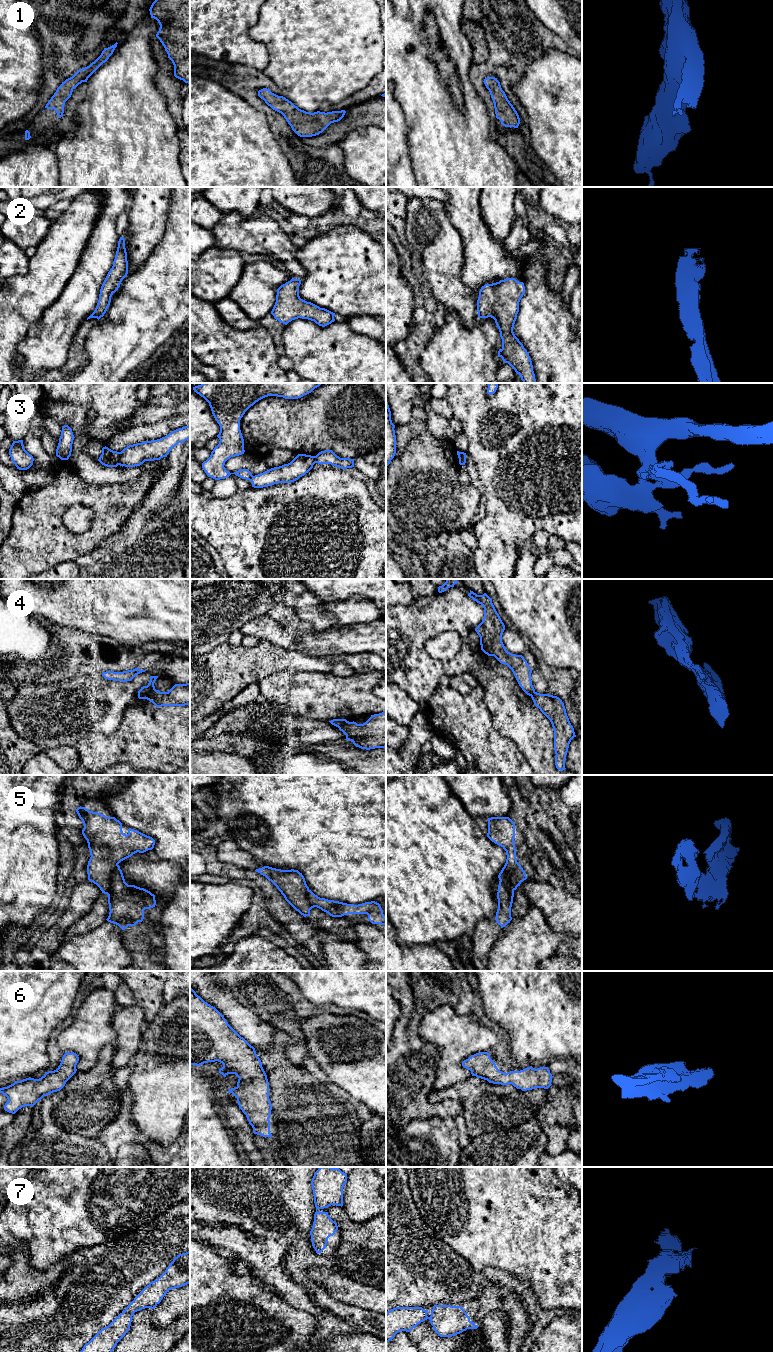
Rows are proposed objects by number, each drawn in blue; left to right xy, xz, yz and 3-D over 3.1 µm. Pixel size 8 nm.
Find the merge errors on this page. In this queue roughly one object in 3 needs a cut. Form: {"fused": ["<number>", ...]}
{"fused": ["3", "4", "5"]}

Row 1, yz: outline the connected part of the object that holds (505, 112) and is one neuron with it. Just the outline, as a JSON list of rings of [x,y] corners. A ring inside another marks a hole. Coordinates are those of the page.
[[[487,77],[483,82],[493,100],[496,118],[499,119],[505,127],[518,128],[520,124],[519,115],[502,90],[497,78]]]

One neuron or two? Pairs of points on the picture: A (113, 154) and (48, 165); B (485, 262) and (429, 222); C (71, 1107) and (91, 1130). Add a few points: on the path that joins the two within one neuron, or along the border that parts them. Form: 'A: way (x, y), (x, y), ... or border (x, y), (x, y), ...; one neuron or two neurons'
A: border (53, 144), (55, 156), (58, 159), (59, 176); two neurons
B: border (453, 225), (462, 240), (462, 269); two neurons
C: way (77, 1113), (88, 1124); one neuron

